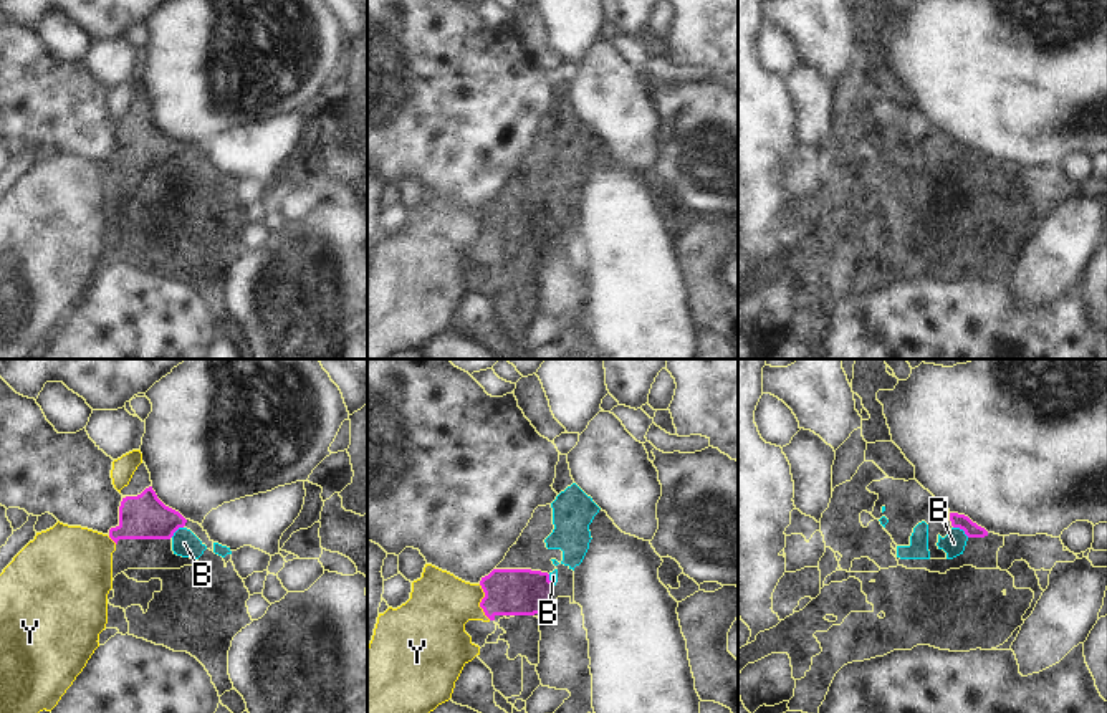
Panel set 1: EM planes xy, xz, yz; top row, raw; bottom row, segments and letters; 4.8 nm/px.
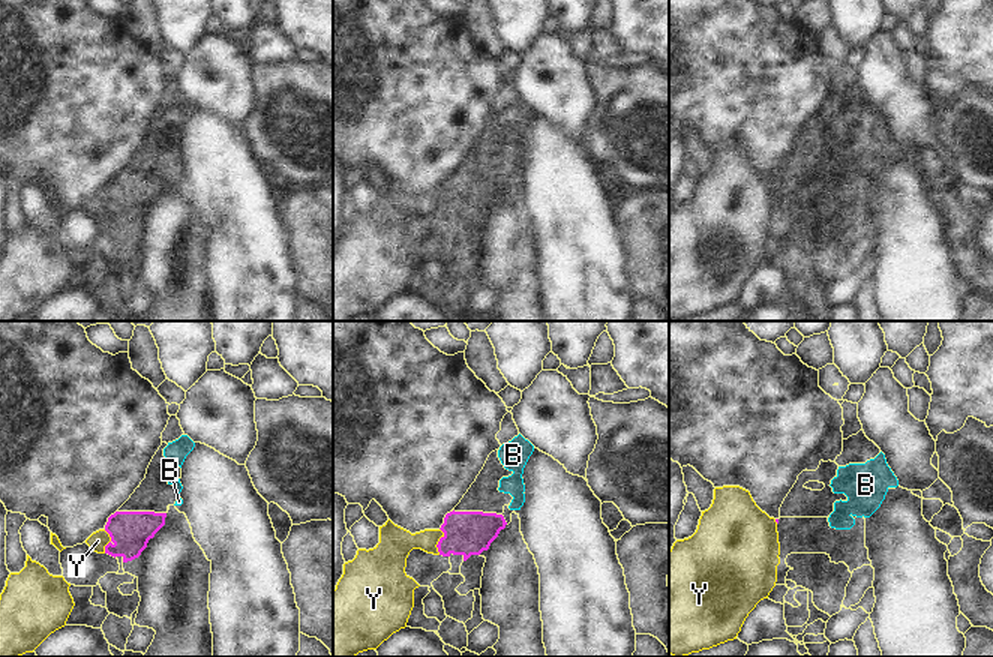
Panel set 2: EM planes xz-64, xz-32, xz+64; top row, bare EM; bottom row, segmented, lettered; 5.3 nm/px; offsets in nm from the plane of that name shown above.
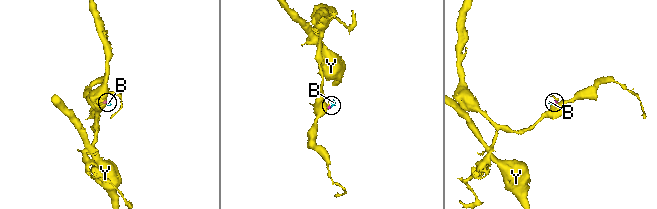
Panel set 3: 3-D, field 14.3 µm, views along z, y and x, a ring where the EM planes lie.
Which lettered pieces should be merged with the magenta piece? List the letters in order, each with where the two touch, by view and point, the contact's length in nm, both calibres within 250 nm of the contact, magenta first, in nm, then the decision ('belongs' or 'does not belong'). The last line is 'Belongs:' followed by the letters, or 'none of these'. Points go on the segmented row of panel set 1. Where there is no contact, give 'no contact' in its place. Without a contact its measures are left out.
B: meets magenta in yz at (962, 528); contact 90 nm long; 80 nm thick on the magenta side, 110 nm on the other; does not belong
Y: meets magenta in xz at (480, 602); contact 190 nm long; 220 nm thick on the magenta side, 320 nm on the other; does not belong
Belongs: none of these

